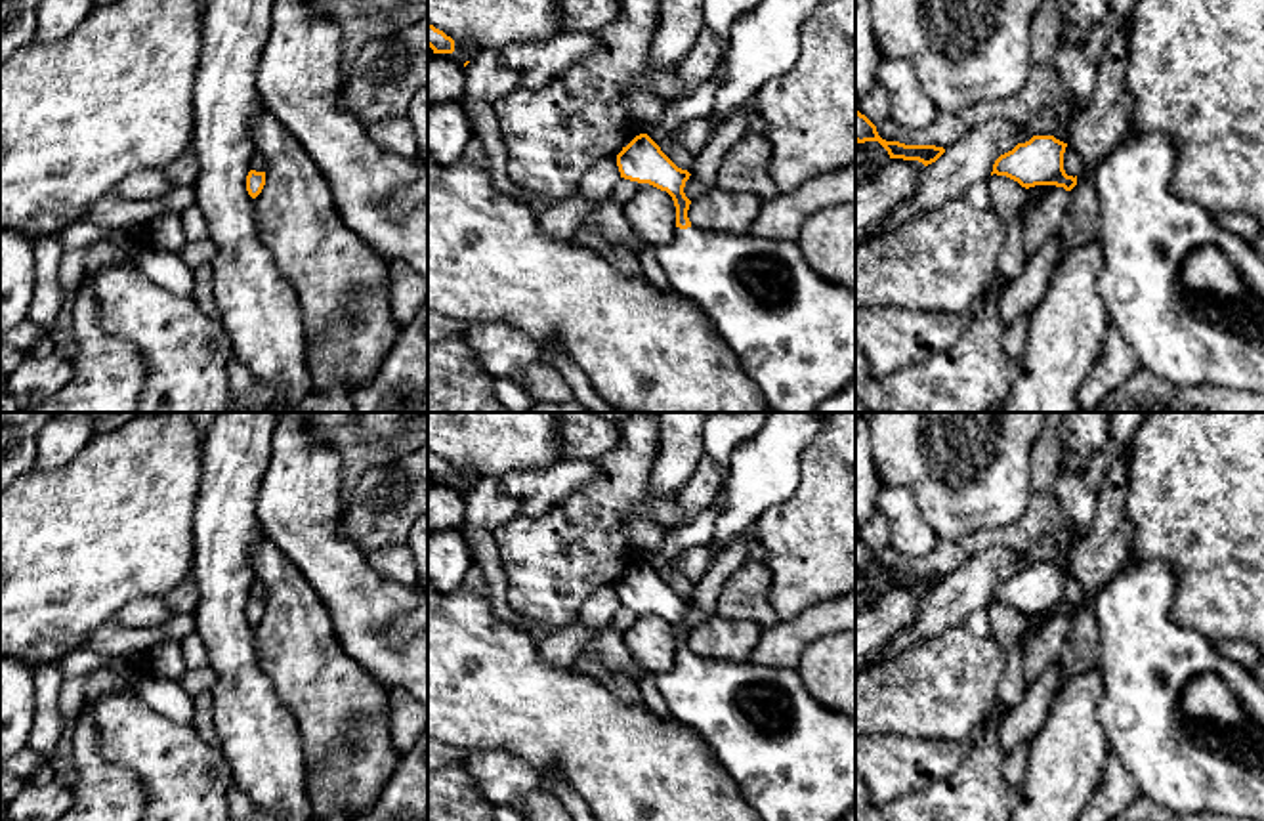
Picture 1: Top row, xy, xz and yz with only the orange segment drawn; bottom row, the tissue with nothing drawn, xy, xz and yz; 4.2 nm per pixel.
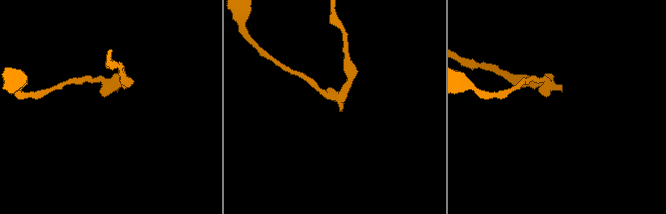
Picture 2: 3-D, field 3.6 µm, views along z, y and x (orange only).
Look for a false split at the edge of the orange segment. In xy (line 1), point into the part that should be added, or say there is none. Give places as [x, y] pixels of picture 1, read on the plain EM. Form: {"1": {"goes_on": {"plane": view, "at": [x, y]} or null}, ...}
{"1": {"goes_on": null}}

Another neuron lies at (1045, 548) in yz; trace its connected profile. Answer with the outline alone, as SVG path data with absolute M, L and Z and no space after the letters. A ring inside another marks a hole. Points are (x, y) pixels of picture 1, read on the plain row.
M1041 533L1023 552L1020 552L1018 571L1029 569L1033 563L1054 563L1067 571L1067 550L1052 533Z

